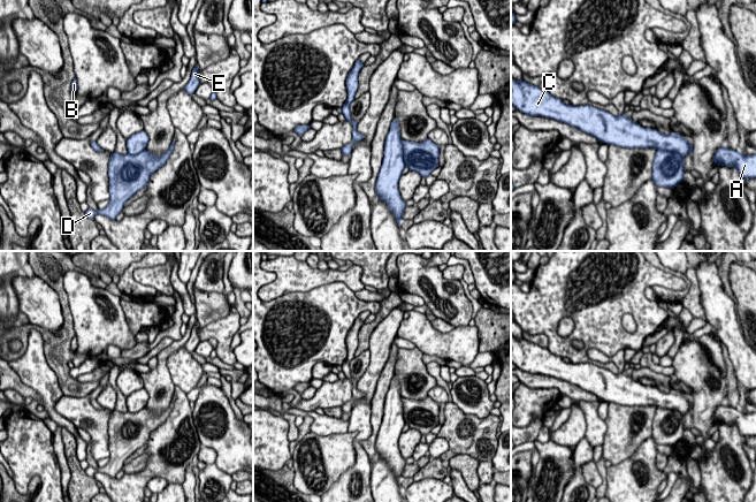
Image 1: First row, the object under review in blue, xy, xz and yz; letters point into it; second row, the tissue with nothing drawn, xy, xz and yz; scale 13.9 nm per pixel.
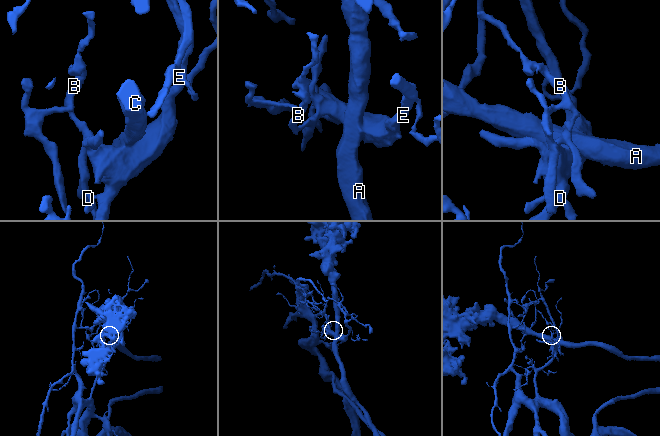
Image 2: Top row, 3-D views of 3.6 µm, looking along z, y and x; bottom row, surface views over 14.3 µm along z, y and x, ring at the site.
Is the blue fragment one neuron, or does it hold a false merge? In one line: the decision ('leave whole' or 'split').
split

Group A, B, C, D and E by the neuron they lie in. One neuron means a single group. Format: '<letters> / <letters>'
A C / B D E

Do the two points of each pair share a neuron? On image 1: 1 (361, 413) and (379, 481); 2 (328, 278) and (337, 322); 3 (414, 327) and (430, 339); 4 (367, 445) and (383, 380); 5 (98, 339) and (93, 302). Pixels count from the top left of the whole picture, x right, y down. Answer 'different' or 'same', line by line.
1: different
2: different
3: same
4: same
5: same

